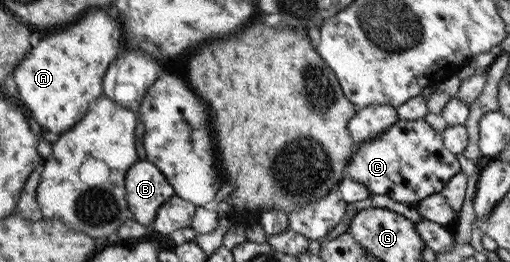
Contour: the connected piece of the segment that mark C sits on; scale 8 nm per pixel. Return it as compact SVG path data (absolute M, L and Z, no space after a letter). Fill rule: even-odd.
M421 118L416 120L398 119L391 124L391 127L378 133L374 138L359 142L348 157L343 175L364 185L371 195L385 195L397 203L415 205L428 195L440 193L441 188L458 171L459 163L455 159L455 155L443 147L440 133L433 130Z

